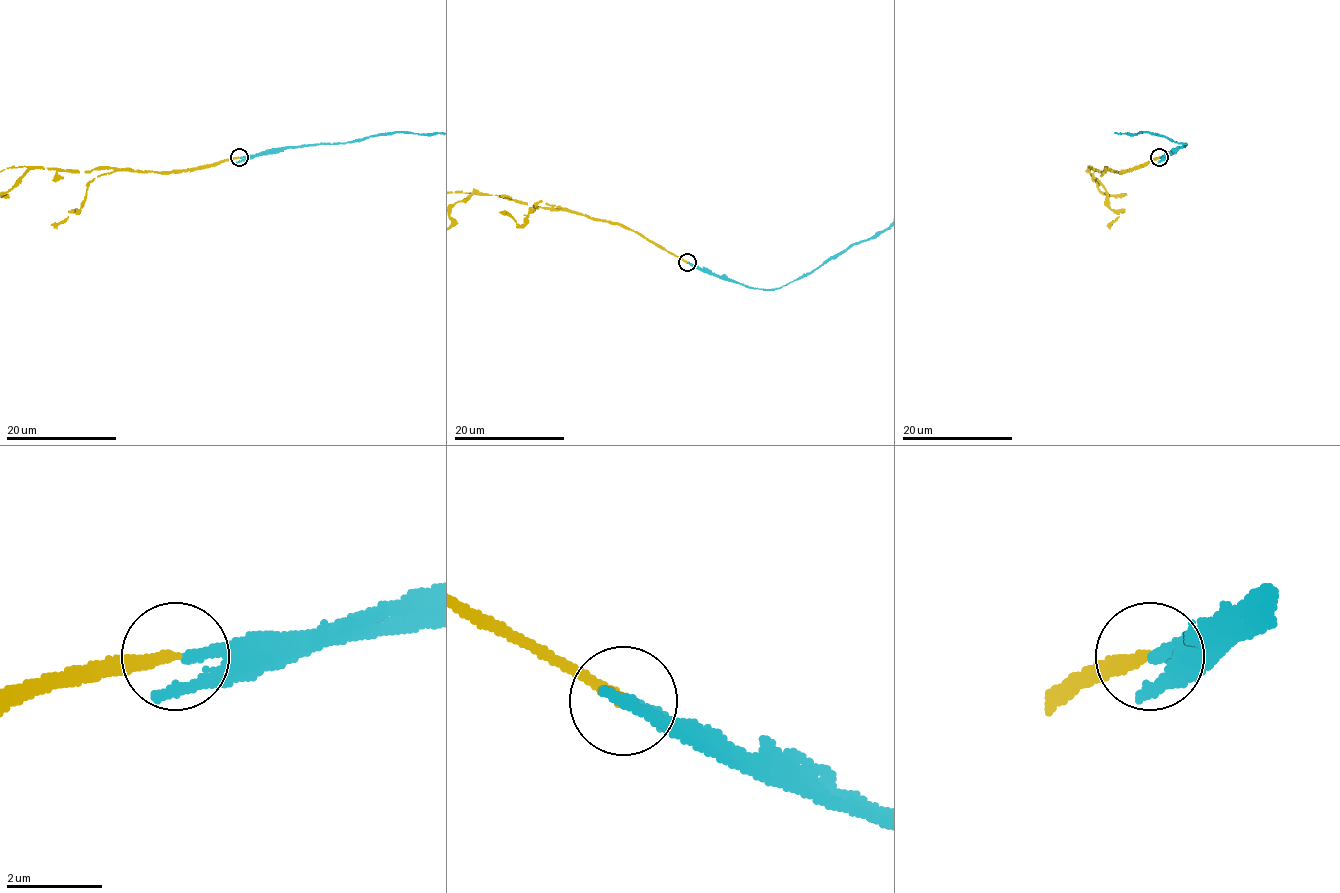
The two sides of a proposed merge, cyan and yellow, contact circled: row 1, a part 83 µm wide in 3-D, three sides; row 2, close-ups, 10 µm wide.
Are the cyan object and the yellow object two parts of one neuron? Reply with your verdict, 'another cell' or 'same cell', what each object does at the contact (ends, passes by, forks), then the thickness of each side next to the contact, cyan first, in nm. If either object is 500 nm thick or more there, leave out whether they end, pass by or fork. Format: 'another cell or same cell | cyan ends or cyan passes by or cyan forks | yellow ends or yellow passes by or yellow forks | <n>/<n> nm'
another cell | cyan passes by | yellow ends | 180/240 nm

